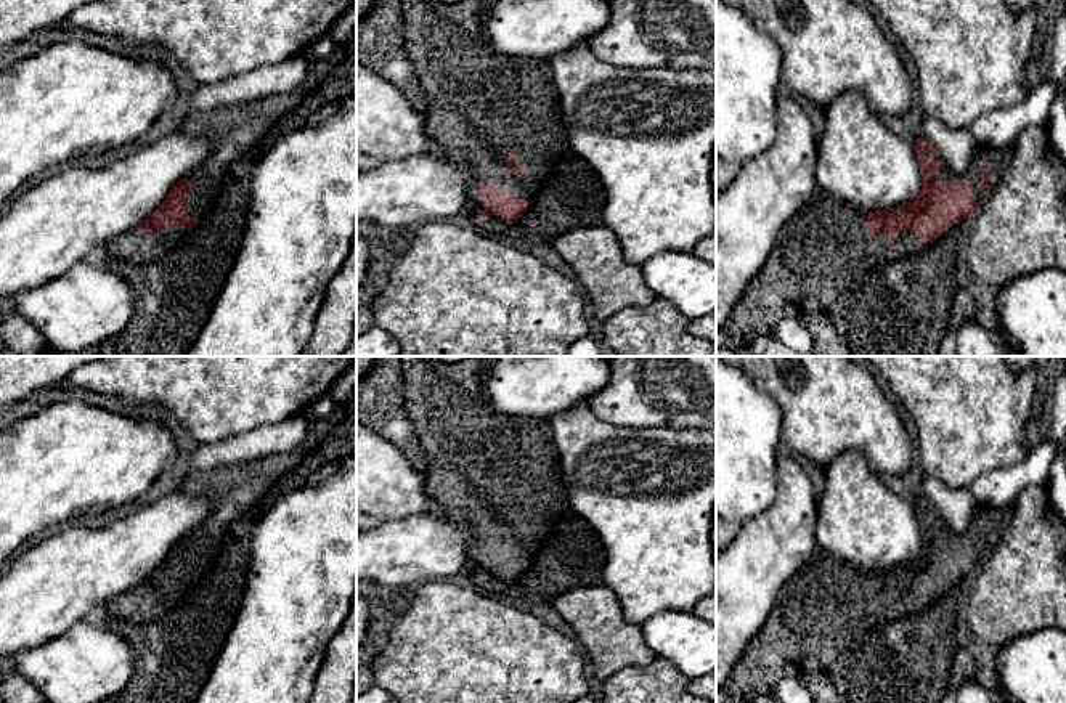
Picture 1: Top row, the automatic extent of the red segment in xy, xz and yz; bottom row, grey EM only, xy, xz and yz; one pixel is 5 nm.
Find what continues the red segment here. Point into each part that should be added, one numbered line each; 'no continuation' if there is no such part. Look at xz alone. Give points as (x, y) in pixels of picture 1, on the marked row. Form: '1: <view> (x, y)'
1: xz (482, 105)

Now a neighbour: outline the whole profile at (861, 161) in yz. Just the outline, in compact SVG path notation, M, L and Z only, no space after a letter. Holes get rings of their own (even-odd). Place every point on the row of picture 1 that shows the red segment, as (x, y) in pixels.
M859 90L825 109L816 178L822 189L865 212L883 212L922 194L913 146L888 128Z

